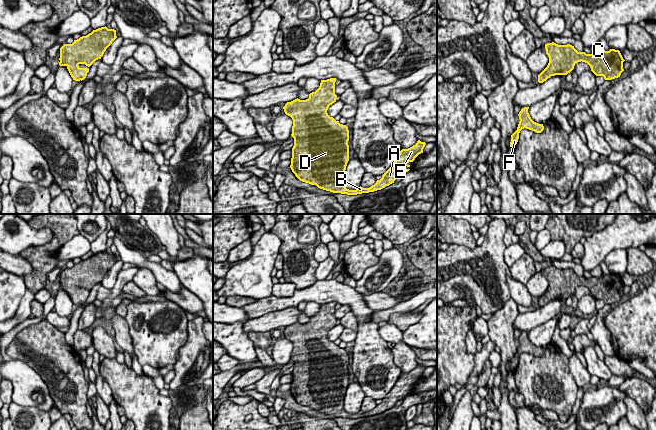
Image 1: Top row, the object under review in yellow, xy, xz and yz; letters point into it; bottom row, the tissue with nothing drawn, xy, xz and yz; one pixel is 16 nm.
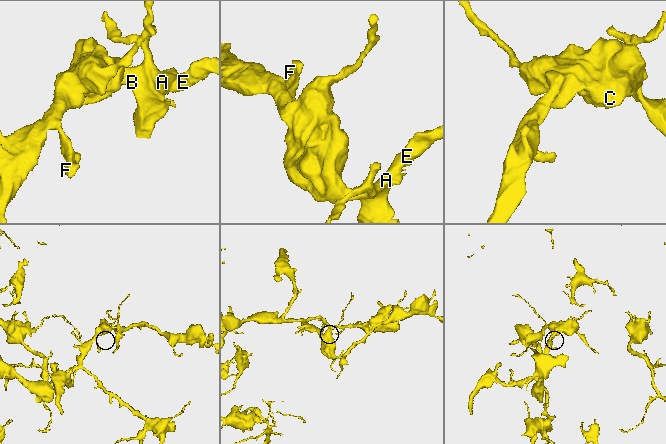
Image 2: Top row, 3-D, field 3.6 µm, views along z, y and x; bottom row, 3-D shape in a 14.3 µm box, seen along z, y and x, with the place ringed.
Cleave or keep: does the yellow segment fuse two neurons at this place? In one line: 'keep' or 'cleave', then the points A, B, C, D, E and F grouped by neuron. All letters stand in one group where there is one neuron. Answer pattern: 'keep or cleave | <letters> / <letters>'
keep | A B C D E F

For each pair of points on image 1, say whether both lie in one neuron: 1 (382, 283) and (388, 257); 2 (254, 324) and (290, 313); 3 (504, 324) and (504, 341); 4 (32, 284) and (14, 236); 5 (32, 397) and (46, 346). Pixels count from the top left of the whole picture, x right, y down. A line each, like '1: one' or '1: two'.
1: one
2: one
3: one
4: two
5: two

